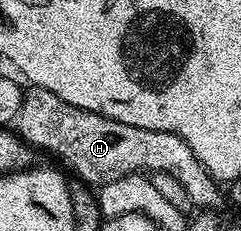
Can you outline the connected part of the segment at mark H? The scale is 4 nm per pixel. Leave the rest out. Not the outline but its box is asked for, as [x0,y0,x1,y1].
[16,86,224,210]

